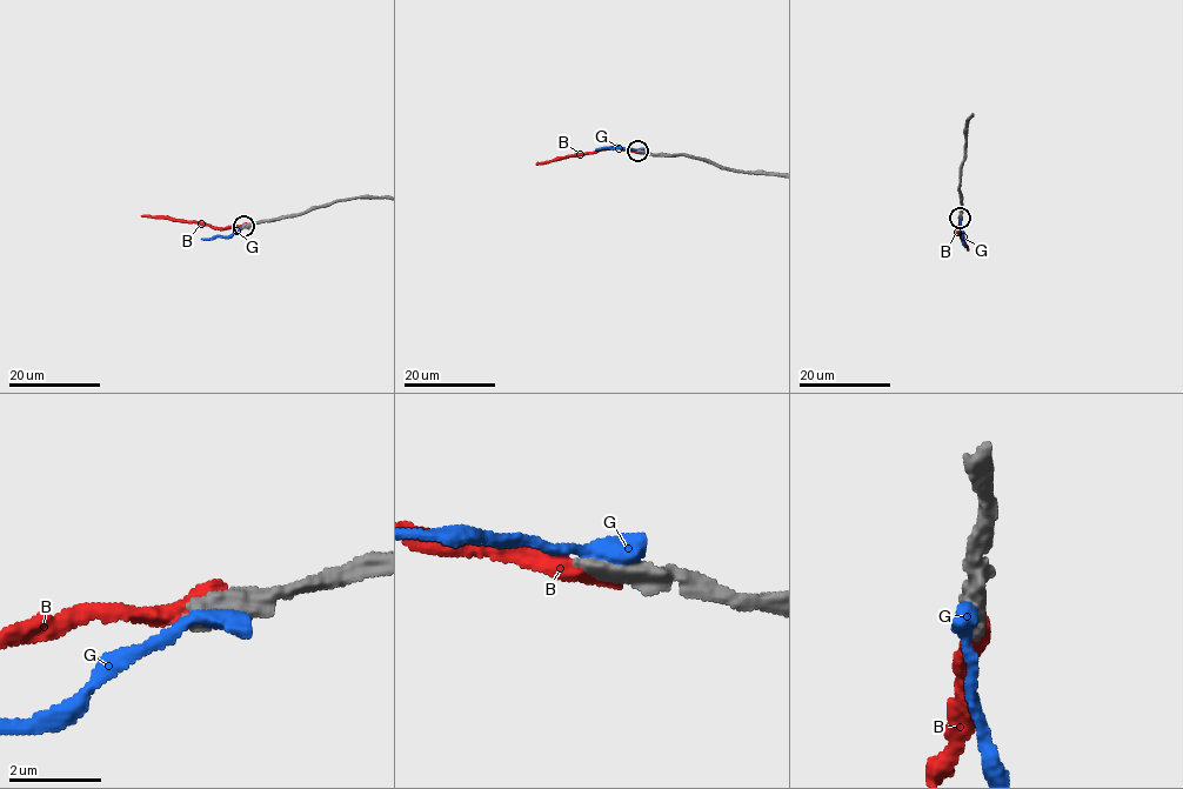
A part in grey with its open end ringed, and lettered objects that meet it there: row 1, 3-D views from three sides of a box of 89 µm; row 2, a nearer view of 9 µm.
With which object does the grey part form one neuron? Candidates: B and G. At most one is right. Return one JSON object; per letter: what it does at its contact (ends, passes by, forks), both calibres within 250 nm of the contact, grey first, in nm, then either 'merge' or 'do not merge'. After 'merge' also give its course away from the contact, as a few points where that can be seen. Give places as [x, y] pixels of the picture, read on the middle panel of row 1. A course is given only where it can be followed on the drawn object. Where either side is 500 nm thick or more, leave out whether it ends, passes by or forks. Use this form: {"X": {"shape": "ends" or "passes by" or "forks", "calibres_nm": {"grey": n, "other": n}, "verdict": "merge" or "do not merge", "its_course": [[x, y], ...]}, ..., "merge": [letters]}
{"B": {"calibres_nm": {"grey": 550, "other": 440}, "verdict": "do not merge"}, "G": {"calibres_nm": {"grey": 600, "other": 500}, "verdict": "do not merge"}, "merge": []}

